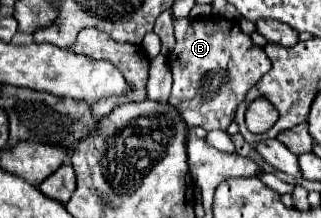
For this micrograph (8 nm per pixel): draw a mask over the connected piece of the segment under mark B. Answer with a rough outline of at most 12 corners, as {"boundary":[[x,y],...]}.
{"boundary":[[225,17],[173,19],[169,103],[227,131],[271,69]]}

